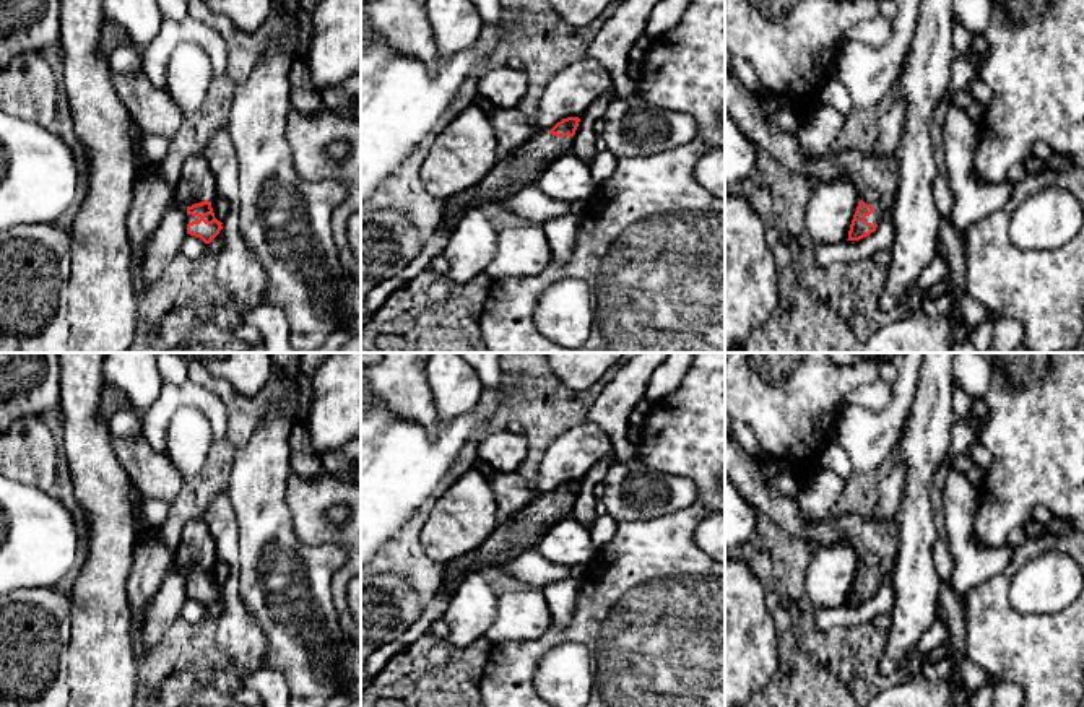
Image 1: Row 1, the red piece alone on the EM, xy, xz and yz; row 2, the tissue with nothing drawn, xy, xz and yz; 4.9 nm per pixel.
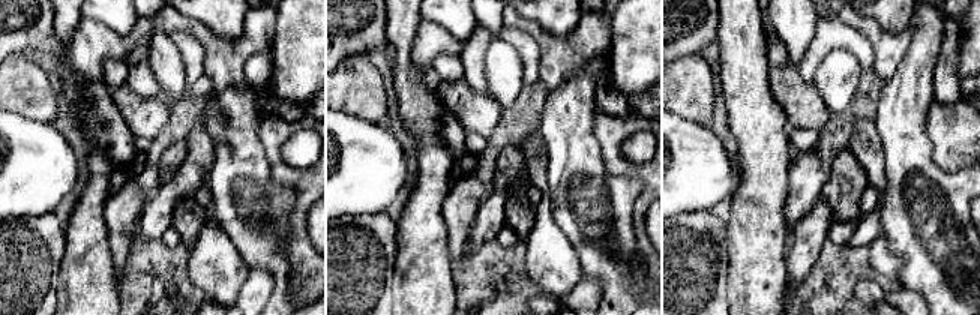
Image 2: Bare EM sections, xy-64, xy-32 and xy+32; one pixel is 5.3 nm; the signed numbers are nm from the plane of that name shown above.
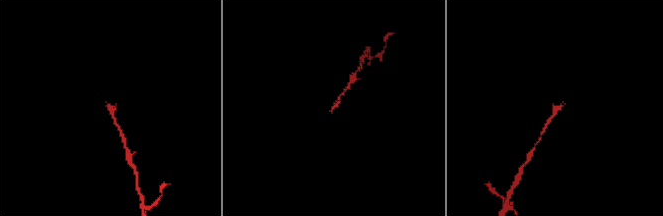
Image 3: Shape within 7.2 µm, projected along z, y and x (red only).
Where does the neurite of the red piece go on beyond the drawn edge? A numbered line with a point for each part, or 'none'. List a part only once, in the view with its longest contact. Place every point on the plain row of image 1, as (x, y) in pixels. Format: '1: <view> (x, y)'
1: yz (876, 542)

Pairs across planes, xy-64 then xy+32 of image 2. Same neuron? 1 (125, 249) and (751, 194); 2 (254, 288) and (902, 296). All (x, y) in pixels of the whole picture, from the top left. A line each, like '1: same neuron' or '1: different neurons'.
1: different neurons
2: same neuron

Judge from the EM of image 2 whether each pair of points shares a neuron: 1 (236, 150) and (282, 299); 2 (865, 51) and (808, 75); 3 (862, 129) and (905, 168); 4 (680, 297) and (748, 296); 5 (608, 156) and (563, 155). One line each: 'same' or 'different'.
1: same
2: same
3: different
4: different
5: different

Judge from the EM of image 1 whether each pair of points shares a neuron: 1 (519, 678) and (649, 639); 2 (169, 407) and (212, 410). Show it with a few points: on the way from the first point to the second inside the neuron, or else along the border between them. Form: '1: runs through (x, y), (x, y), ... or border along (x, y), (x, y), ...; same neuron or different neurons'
1: runs through (545, 644), (556, 634), (615, 634); same neuron
2: runs through (179, 400), (202, 400); same neuron

